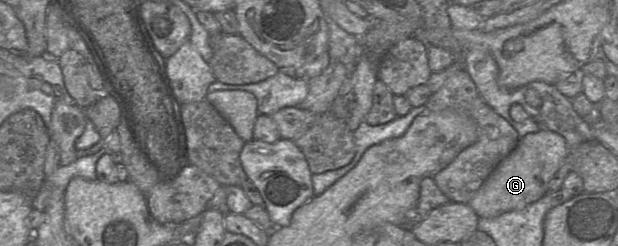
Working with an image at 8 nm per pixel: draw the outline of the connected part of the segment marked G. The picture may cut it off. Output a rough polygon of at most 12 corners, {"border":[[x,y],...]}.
{"border":[[525,135],[468,205],[478,217],[525,207],[548,191],[565,138]]}

